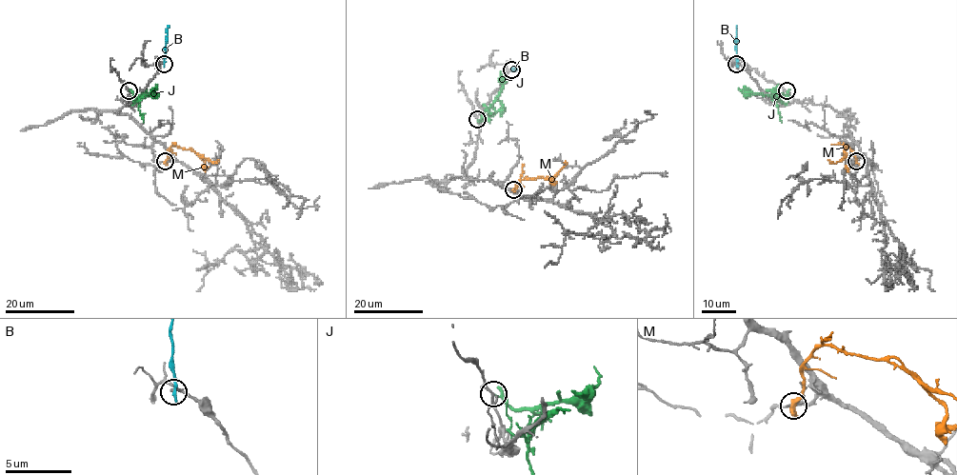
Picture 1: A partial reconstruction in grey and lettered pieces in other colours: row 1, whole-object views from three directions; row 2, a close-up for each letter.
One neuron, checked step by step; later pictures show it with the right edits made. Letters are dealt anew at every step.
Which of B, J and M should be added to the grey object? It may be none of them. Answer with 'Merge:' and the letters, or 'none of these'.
Merge: none of these

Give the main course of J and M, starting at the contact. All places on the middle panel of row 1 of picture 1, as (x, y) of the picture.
J: (477, 119), (487, 119), (489, 115), (488, 106), (502, 87), (501, 70)
M: (513, 189), (521, 180), (553, 177), (566, 164), (565, 160)

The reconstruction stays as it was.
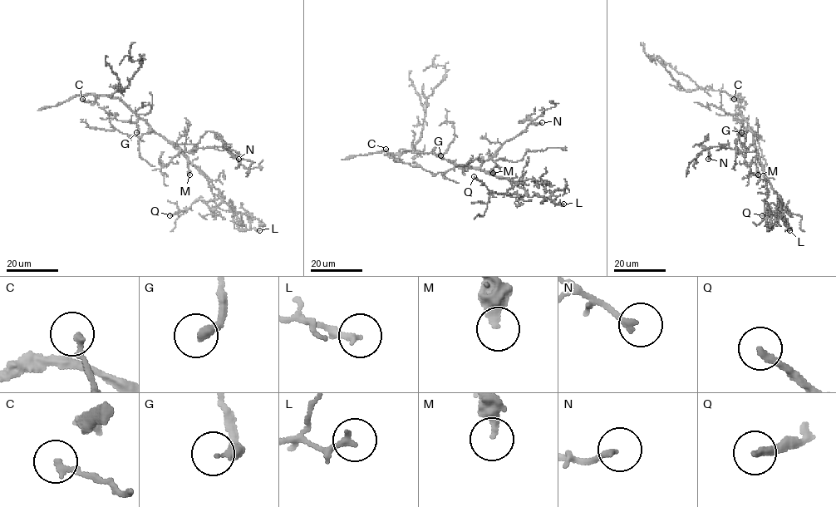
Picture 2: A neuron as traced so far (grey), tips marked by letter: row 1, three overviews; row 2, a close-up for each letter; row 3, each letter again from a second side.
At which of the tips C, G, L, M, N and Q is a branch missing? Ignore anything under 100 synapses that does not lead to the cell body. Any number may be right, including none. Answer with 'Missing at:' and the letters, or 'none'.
Missing at: M

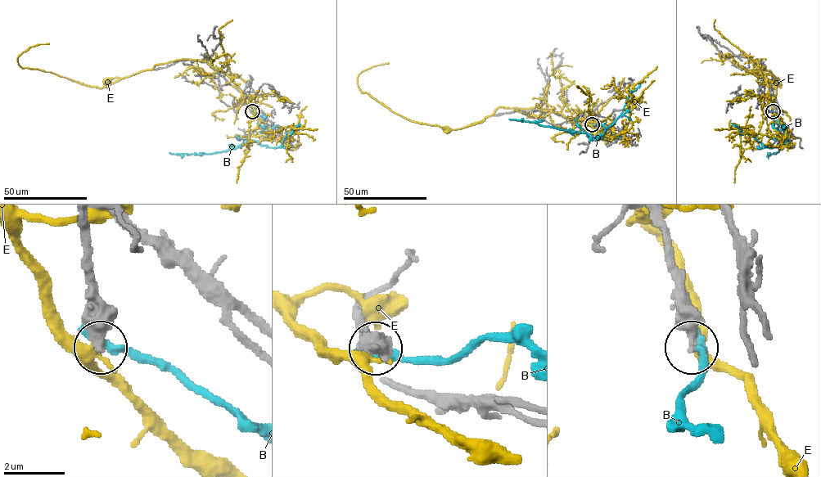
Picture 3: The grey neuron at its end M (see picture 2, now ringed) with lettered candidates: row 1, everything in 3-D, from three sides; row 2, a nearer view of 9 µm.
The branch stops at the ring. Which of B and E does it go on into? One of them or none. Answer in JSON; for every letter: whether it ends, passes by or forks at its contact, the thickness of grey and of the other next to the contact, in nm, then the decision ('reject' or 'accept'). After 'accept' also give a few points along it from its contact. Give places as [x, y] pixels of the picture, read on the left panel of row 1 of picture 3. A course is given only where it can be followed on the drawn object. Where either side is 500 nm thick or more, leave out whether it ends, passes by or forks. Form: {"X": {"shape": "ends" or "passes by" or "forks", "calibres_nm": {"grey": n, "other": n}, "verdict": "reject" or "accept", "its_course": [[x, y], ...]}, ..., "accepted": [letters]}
{"B": {"calibres_nm": {"grey": 650, "other": 260}, "verdict": "reject"}, "E": {"calibres_nm": {"grey": 550, "other": 240}, "verdict": "reject"}, "accepted": []}

